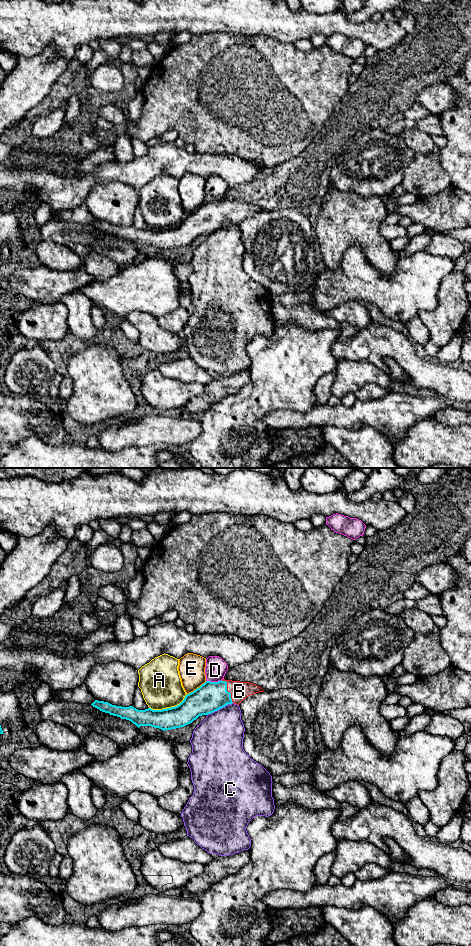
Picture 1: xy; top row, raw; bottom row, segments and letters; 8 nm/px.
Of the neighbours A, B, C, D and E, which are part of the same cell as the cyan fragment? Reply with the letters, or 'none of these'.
B

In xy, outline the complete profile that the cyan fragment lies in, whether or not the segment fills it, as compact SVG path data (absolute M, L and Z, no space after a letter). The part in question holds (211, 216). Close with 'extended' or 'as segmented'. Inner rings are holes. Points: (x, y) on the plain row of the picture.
M222 199L206 201L199 208L187 214L177 226L153 230L138 230L133 226L122 227L95 220L91 225L102 232L126 239L140 246L151 246L163 251L184 247L199 236L211 234L228 224L239 225L248 216L264 210L250 202Z; extended

